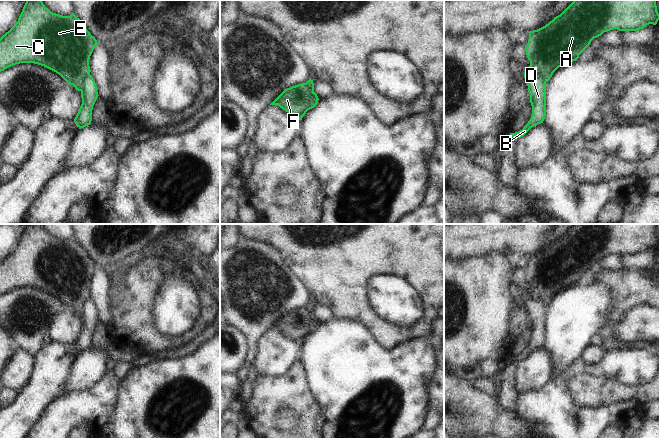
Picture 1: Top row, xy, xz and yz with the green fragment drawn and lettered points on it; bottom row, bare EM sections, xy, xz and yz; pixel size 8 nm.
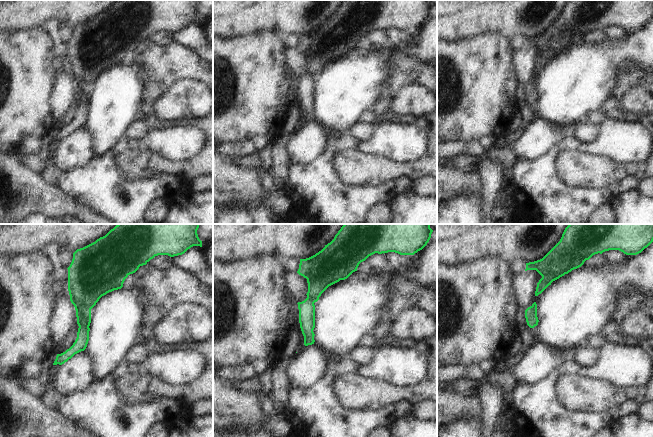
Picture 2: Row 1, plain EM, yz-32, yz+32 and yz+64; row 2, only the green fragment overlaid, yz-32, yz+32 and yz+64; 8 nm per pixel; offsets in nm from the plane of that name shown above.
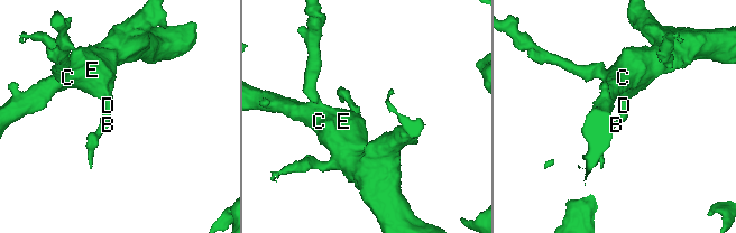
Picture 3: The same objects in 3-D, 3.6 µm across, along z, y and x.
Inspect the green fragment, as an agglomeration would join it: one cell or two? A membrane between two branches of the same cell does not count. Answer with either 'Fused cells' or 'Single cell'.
Fused cells

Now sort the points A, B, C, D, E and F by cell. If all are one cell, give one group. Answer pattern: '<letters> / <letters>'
A C E F / B D

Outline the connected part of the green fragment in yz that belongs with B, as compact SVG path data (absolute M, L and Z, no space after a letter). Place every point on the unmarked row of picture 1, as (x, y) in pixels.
M530 295L524 296L524 302L530 318L532 339L522 354L510 357L510 361L523 361L532 351L543 347L546 340L546 306L542 300L533 298Z

